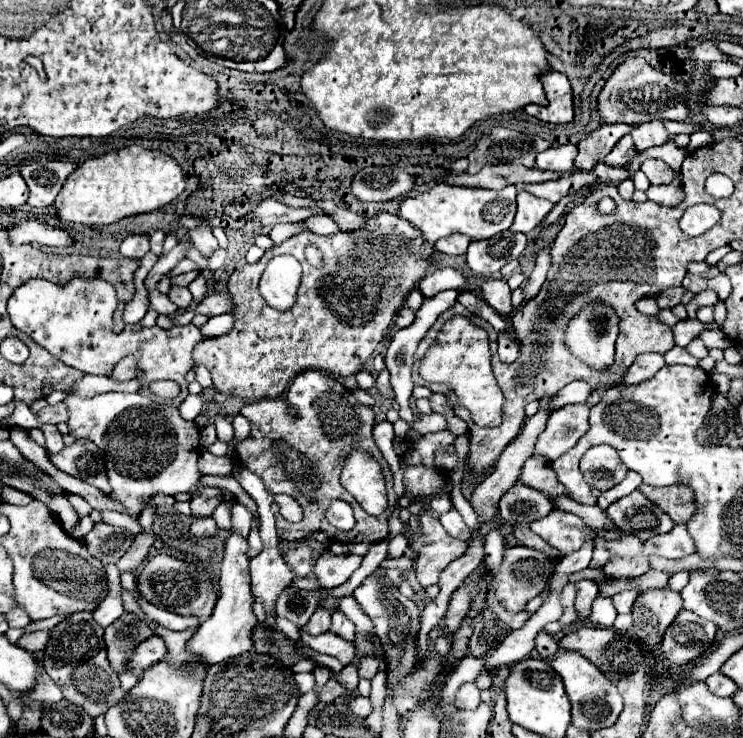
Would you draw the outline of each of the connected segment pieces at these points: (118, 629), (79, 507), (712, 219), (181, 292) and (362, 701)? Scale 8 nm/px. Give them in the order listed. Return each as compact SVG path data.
M123 614L113 624L109 624L105 628L105 646L115 672L123 672L123 656L127 656L127 648L153 634L155 632L143 620L131 614Z
M69 494L67 496L69 498L69 504L75 508L75 512L79 514L79 518L83 518L83 516L89 516L91 514L91 506L89 506L89 502L85 500L85 498L81 498L81 496L77 496L77 494Z
M698 204L686 209L680 219L681 230L690 237L701 236L715 224L719 224L721 212L715 206Z
M171 286L171 292L169 292L169 300L179 308L187 308L191 304L191 294L187 288L181 288L181 286Z
M357 696L357 698L351 700L349 707L356 716L367 716L367 714L371 712L371 702L369 702L369 698L361 698L361 696Z

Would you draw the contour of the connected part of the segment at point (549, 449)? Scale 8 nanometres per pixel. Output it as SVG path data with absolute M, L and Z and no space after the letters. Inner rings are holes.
M569 404L551 412L547 420L547 428L539 434L533 454L543 456L547 460L559 458L563 452L573 448L587 432L589 404Z

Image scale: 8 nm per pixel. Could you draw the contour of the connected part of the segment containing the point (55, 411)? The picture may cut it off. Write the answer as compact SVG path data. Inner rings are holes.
M59 402L59 404L55 404L55 406L43 408L43 410L37 414L37 418L39 418L41 422L59 424L59 422L67 422L67 420L69 420L69 410L67 410L65 402Z

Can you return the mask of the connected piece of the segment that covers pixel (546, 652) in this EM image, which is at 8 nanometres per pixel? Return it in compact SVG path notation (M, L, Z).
M539 632L535 638L535 648L541 654L541 658L545 660L547 656L553 656L553 652L559 648L557 642L553 640L553 636L549 636L547 632Z

